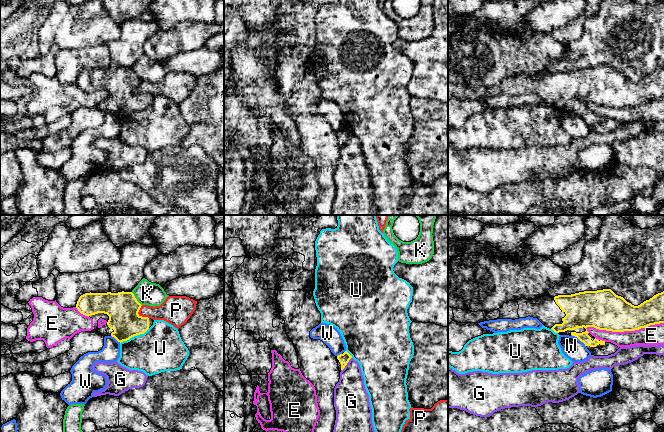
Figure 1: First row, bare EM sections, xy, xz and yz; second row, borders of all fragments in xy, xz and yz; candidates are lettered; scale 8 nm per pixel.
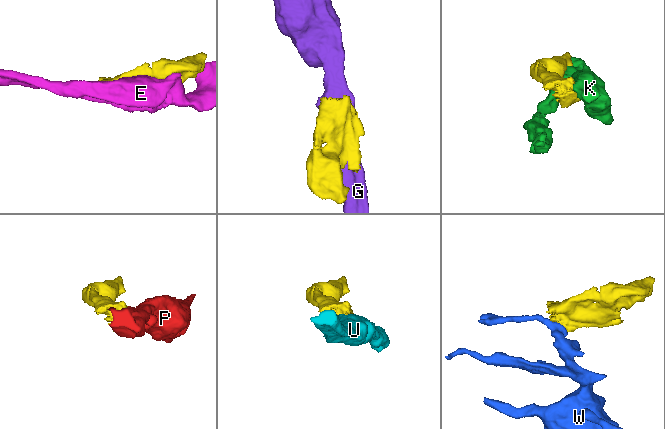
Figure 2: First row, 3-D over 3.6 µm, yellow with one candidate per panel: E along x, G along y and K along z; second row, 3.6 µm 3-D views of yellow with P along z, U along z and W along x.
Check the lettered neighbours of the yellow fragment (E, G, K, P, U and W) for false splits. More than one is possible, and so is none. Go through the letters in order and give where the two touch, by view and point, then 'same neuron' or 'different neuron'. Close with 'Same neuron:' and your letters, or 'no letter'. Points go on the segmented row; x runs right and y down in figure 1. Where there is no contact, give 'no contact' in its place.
E: contact yz (624, 330); different neuron
G: contact xz (346, 364); different neuron
K: contact xy (136, 299); different neuron
P: contact xy (138, 314); different neuron
U: contact xy (134, 335); different neuron
W: contact yz (579, 339); different neuron
Same neuron: no letter

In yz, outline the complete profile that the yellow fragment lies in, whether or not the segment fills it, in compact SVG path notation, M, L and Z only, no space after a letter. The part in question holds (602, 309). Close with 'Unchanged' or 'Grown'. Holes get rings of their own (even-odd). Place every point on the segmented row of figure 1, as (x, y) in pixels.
M611 289L584 291L571 295L544 296L538 299L527 300L520 298L504 303L499 309L485 312L472 312L448 307L448 323L480 323L497 319L519 319L526 317L537 318L545 327L552 329L559 335L577 337L591 352L594 348L603 347L607 342L592 336L587 327L612 332L635 331L650 325L664 323L664 291L654 295L638 306L627 302L623 297L616 295Z. Grown

